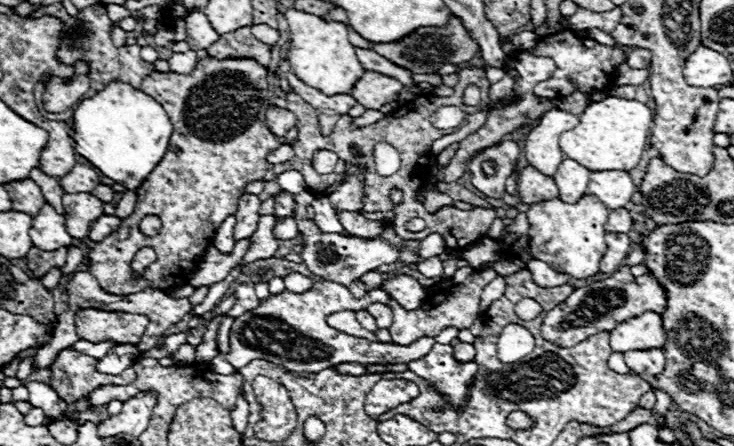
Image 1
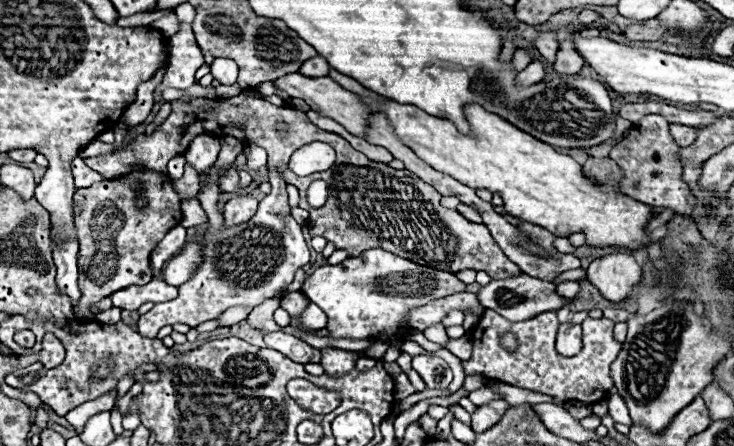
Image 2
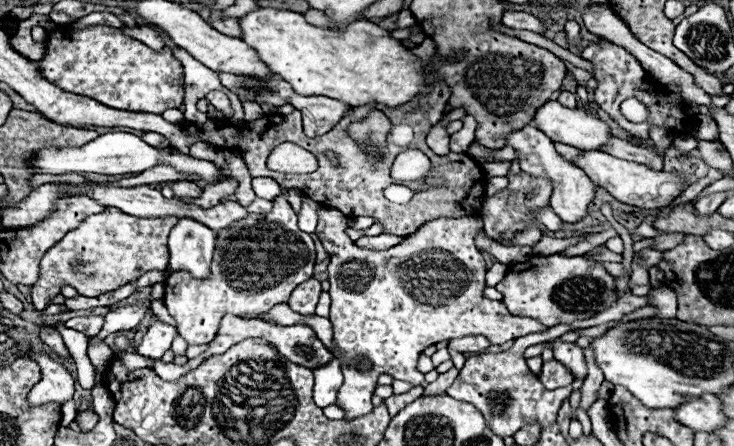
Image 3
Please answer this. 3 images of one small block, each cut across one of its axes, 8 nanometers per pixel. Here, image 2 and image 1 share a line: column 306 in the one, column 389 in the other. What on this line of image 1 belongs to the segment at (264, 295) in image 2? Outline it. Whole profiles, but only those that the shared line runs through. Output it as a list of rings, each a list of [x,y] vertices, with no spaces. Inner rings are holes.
[[[300,192],[294,195],[296,202],[295,212],[292,216],[298,222],[298,230],[302,230],[302,238],[306,242],[304,252],[302,252],[302,262],[318,276],[324,280],[336,280],[338,284],[344,284],[356,298],[362,298],[366,294],[364,284],[354,284],[354,280],[370,270],[374,270],[380,264],[392,264],[398,260],[398,250],[392,248],[388,242],[382,240],[360,240],[354,236],[342,236],[342,234],[324,234],[316,228],[312,220],[308,220],[306,208],[315,198],[311,192]],[[318,244],[318,246],[316,246]]]

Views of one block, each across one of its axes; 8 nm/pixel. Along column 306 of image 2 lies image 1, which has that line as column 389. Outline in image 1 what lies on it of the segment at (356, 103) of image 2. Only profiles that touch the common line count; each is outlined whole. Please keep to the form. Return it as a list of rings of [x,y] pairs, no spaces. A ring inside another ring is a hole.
[[[366,70],[364,76],[360,78],[360,84],[356,84],[356,88],[350,94],[364,108],[380,110],[382,104],[396,102],[400,96],[400,90],[402,90],[402,84],[396,78]]]

